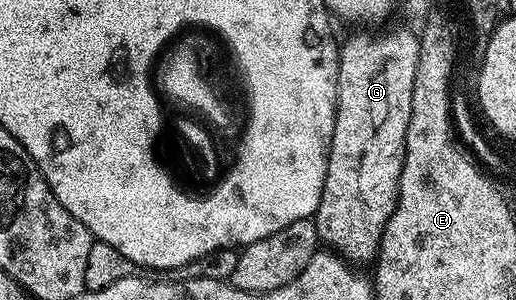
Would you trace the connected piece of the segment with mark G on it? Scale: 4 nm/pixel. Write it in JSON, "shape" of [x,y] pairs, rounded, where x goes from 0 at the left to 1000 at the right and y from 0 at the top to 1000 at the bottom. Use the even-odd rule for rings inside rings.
{"shape":[[[769,103],[762,117],[742,117],[736,130],[717,130],[711,117],[696,117],[690,130],[669,140],[657,160],[657,267],[653,270],[653,363],[649,367],[649,413],[645,417],[645,457],[641,460],[641,507],[634,517],[634,573],[630,577],[630,617],[622,630],[622,670],[614,683],[610,713],[610,760],[618,780],[620,813],[640,830],[659,863],[674,880],[717,880],[733,853],[734,807],[742,787],[746,750],[754,723],[762,723],[766,687],[773,667],[773,607],[777,603],[777,563],[785,537],[785,457],[793,430],[793,377],[800,337],[800,257],[812,200],[812,137],[806,107]]]}

